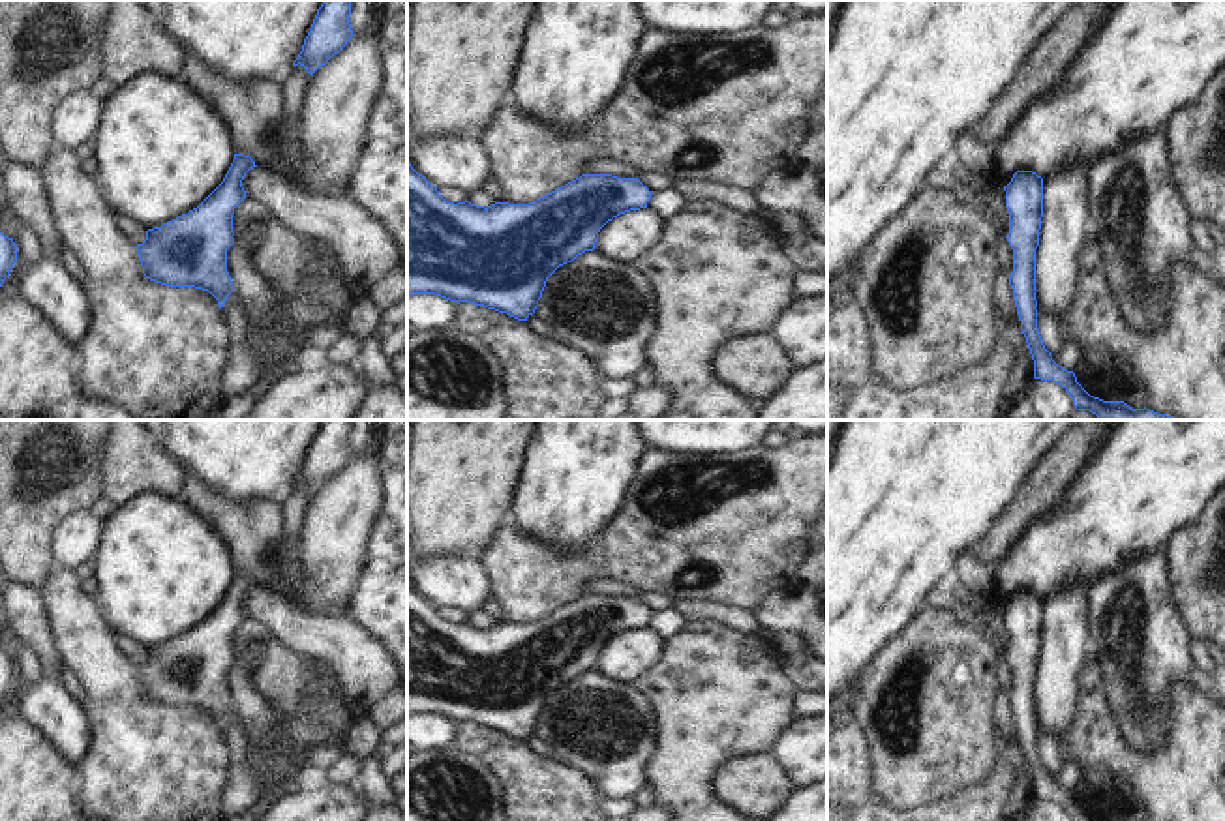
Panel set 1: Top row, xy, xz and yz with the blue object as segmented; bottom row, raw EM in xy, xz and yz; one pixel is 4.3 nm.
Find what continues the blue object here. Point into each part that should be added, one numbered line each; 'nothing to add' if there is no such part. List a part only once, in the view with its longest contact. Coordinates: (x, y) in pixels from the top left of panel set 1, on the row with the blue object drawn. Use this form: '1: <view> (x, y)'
nothing to add

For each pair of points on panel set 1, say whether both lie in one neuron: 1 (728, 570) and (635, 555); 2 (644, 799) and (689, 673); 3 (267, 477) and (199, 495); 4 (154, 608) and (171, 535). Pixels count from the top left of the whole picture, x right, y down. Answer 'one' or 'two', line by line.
1: one
2: two
3: two
4: one

